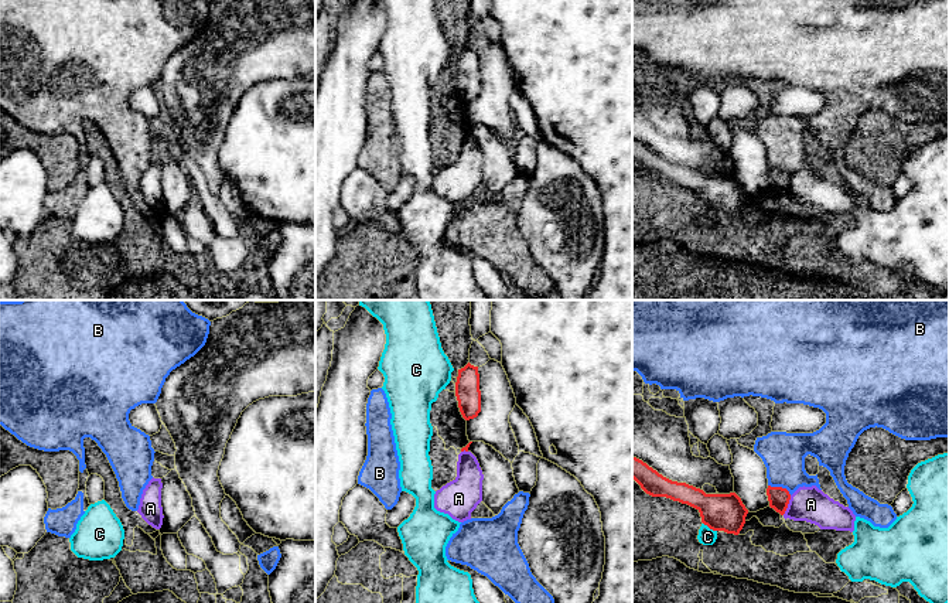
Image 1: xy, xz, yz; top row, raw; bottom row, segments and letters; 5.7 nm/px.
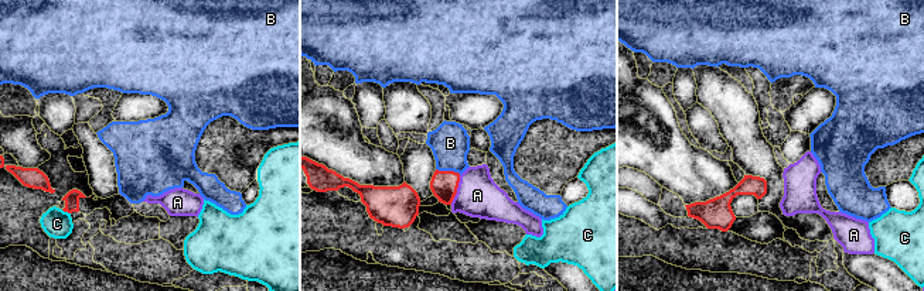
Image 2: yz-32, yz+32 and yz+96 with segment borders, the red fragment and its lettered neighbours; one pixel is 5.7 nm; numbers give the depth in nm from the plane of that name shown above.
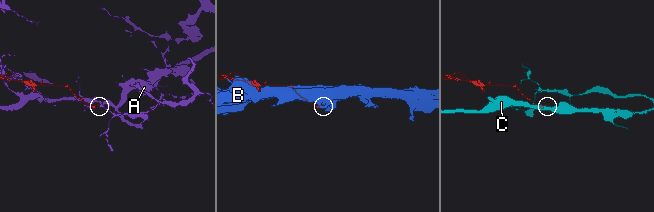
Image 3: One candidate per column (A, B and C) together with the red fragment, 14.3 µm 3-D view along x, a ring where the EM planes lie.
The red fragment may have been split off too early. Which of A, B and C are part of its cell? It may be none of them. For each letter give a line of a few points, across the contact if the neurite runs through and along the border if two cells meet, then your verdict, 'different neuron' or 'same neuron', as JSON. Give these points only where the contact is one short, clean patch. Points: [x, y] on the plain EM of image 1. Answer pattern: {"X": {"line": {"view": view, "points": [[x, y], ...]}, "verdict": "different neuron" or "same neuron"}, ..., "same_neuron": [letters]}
{"A": {"line": {"view": "yz", "points": [[791, 179], [782, 197]]}, "verdict": "different neuron"}, "B": {"line": {"view": "yz", "points": [[768, 167], [784, 170], [791, 177]]}, "verdict": "different neuron"}, "C": {"line": {"view": "yz", "points": [[703, 205], [716, 214]]}, "verdict": "different neuron"}, "same_neuron": []}

